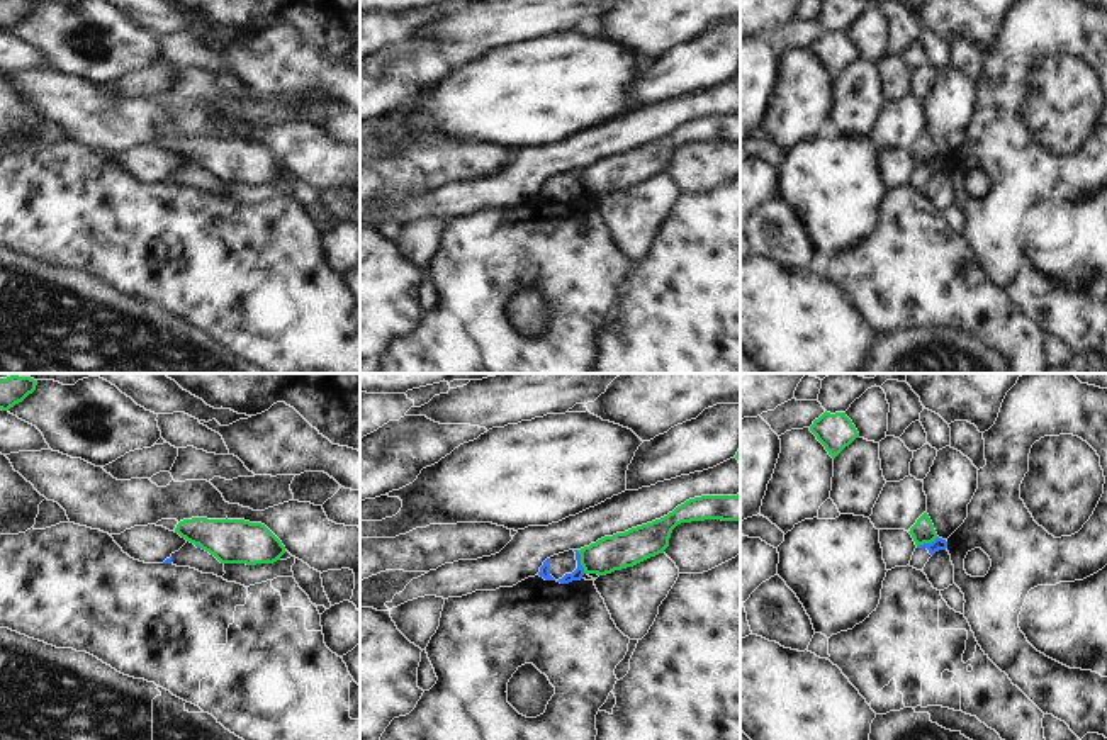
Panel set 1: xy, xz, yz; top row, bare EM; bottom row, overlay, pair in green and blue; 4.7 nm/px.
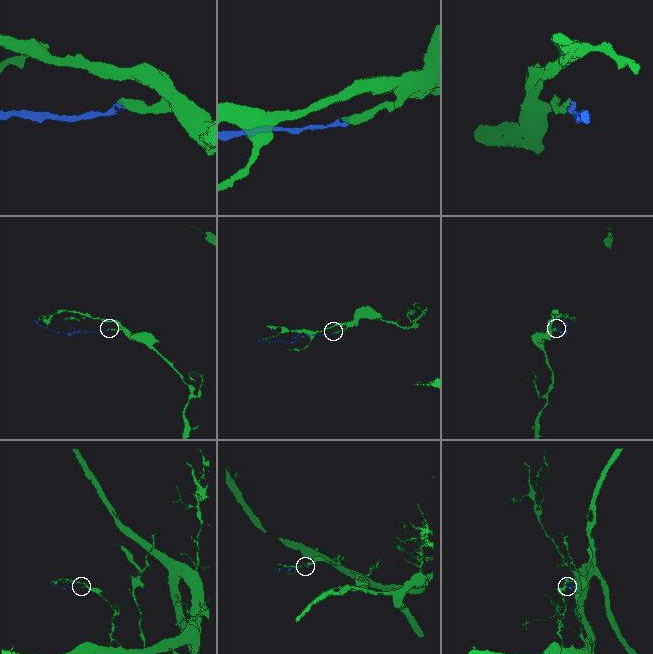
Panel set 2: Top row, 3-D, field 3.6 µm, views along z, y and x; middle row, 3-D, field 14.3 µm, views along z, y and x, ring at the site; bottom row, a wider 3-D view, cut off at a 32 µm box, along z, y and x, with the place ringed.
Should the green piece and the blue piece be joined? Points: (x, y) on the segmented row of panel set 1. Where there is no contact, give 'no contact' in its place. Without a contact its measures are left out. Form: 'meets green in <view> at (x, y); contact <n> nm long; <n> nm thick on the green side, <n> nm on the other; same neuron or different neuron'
meets green in xz at (581, 562); contact 120 nm long; 170 nm thick on the green side, 50 nm on the other; different neuron

